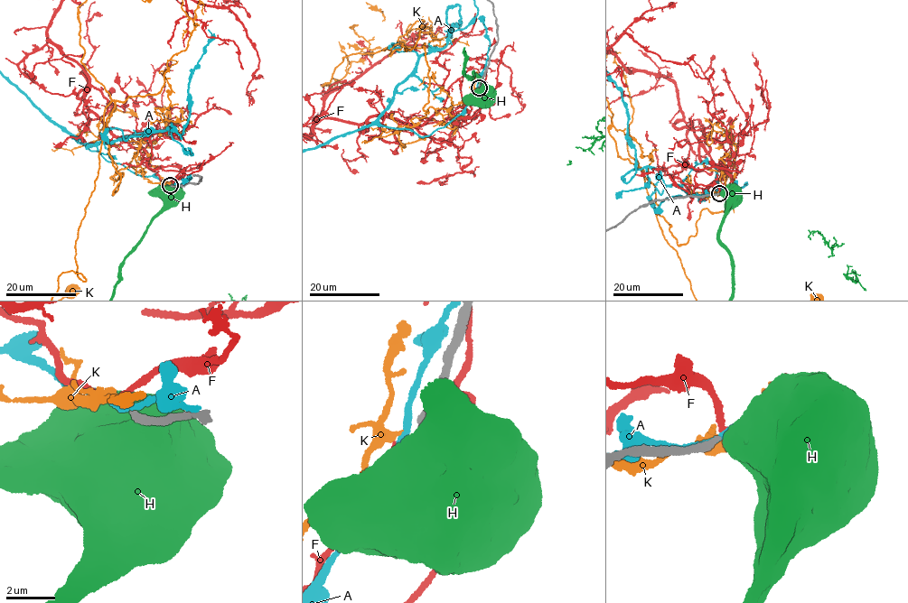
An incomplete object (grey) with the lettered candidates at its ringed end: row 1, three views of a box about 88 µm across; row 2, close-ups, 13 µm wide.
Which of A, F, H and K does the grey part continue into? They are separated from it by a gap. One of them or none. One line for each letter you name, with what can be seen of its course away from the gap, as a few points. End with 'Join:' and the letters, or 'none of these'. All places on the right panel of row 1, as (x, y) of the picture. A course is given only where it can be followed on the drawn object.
Join: none of these

